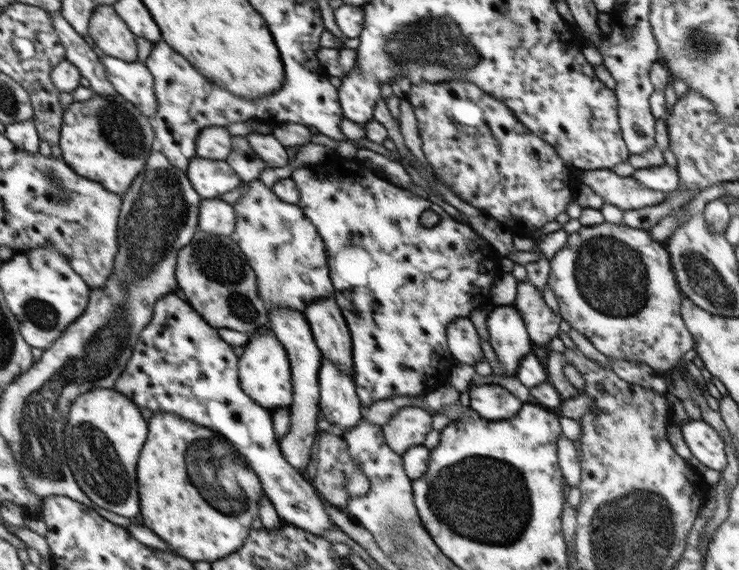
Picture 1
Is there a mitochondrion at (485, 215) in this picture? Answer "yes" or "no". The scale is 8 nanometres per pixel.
no

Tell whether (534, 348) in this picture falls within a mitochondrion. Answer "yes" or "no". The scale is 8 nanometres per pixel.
no

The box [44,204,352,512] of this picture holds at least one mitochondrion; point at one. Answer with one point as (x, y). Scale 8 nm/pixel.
(106, 478)

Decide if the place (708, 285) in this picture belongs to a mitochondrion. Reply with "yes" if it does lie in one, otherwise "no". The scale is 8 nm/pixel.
yes

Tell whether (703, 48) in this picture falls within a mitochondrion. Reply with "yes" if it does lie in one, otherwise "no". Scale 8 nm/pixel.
yes

